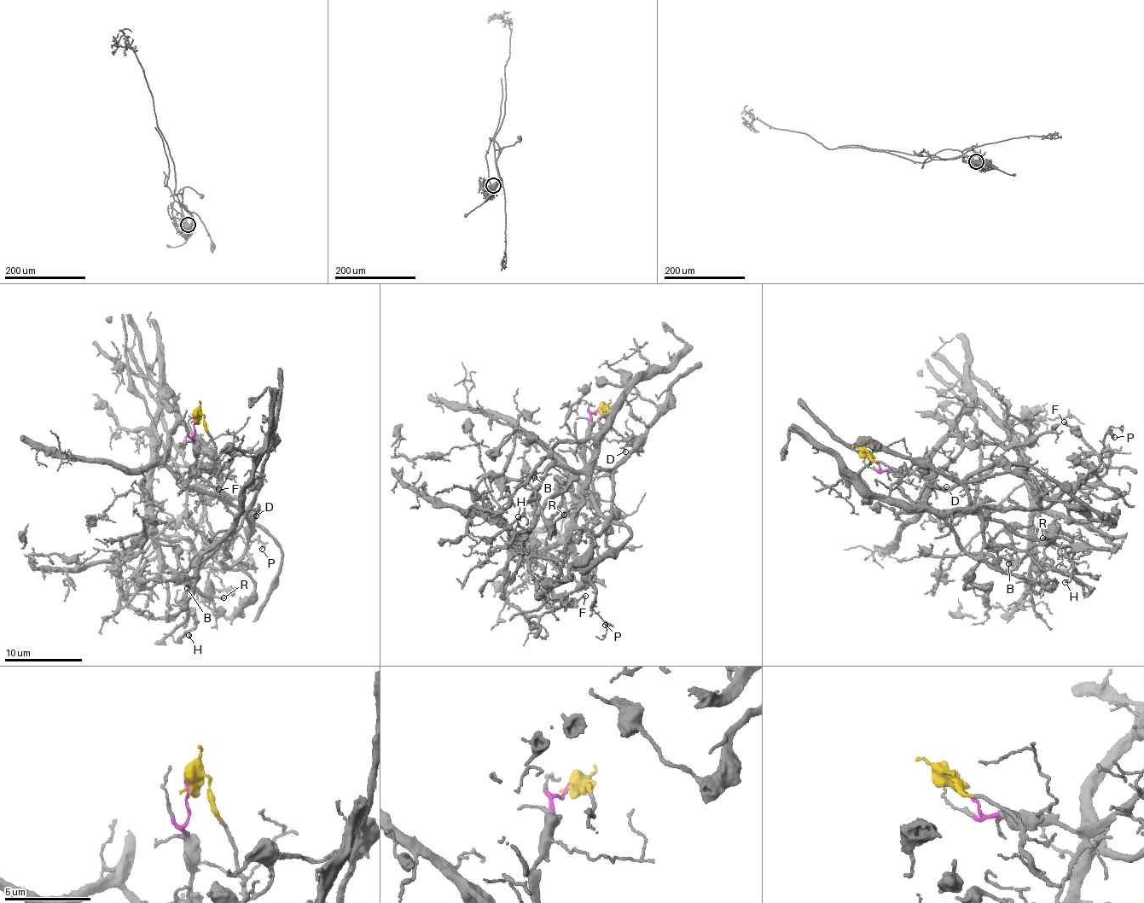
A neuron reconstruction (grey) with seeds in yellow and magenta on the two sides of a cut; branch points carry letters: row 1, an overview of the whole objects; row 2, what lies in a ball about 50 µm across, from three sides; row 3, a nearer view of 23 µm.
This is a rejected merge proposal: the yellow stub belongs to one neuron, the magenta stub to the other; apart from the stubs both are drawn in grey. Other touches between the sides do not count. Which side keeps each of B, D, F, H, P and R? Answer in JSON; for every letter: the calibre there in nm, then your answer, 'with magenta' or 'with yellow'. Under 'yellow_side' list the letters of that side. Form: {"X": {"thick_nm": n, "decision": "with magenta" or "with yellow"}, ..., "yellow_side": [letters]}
{"B": {"thick_nm": 130, "decision": "with yellow"}, "D": {"thick_nm": 100, "decision": "with yellow"}, "F": {"thick_nm": 150, "decision": "with magenta"}, "H": {"thick_nm": 140, "decision": "with yellow"}, "P": {"thick_nm": 180, "decision": "with magenta"}, "R": {"thick_nm": 190, "decision": "with yellow"}, "yellow_side": ["B", "D", "H", "R"]}

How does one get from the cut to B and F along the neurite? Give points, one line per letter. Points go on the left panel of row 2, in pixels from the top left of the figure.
B: (195, 419), (204, 420), (213, 440), (219, 495), (234, 517), (224, 538), (204, 550), (191, 597), (187, 589)
F: (195, 419), (199, 472), (211, 463), (211, 452), (164, 405), (153, 437), (148, 533), (192, 541), (219, 489)

